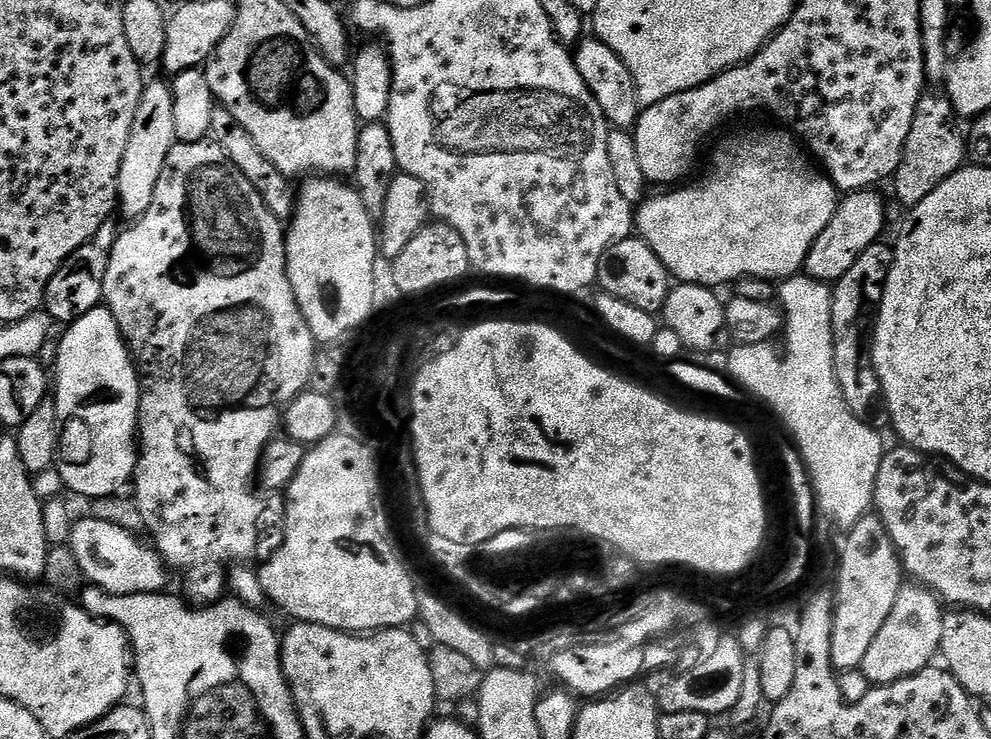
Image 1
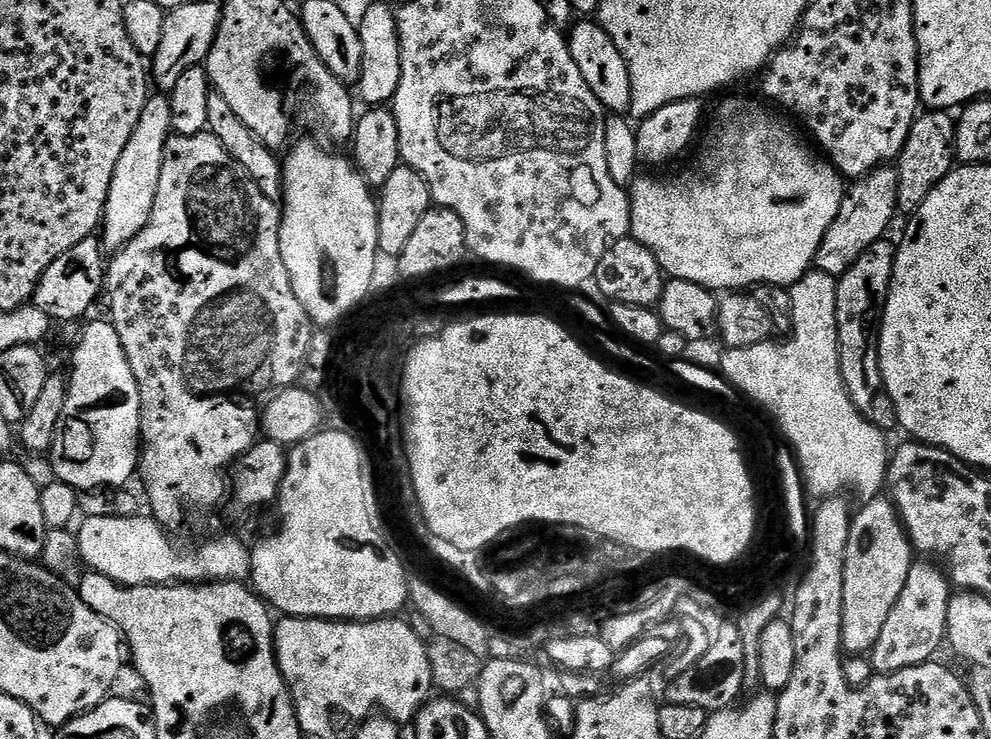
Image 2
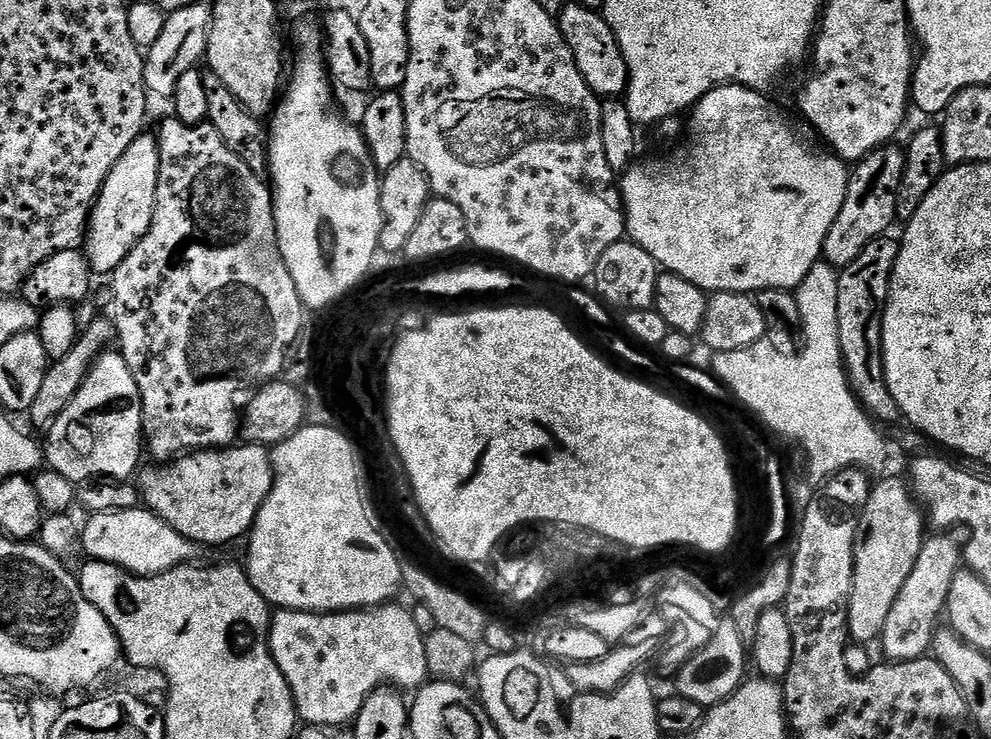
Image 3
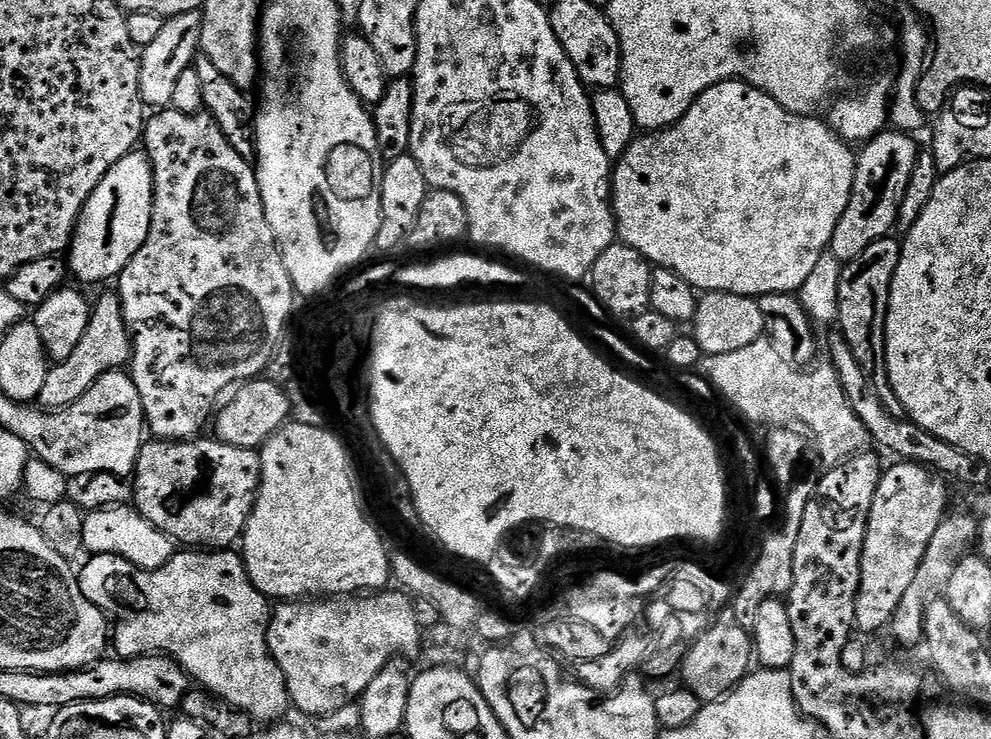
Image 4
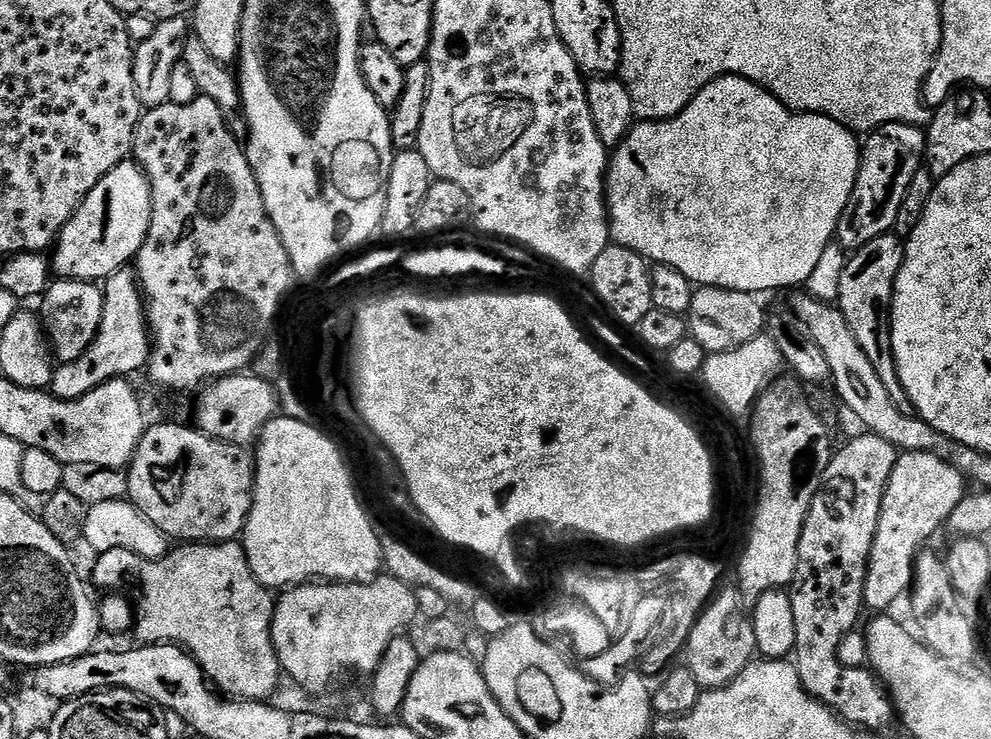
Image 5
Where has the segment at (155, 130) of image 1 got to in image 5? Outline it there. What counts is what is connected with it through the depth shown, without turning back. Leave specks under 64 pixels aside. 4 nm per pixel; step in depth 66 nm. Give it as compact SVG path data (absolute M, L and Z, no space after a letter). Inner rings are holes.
M125 162L114 166L90 194L78 206L78 210L66 222L66 226L56 238L54 251L50 256L52 271L57 277L66 280L90 280L103 282L119 268L127 268L135 261L140 247L146 242L152 221L152 191L144 171L135 162Z

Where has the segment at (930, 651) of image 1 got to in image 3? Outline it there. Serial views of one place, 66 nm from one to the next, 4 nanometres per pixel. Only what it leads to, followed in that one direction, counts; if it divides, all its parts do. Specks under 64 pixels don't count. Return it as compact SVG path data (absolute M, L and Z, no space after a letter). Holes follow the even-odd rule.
M967 528L940 530L932 535L925 539L918 562L914 562L914 570L910 570L910 578L906 578L906 586L902 586L902 594L894 598L894 607L880 632L878 647L884 651L888 662L907 664L910 660L923 660L929 655L932 639L941 627L948 607L950 582L954 582L962 570L964 548L969 538Z

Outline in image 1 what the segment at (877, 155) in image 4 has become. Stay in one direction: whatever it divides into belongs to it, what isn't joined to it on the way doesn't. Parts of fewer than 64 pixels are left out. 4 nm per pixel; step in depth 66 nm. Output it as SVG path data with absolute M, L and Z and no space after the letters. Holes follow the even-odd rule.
M867 188L861 192L847 193L836 208L834 218L818 234L814 246L810 246L810 254L804 259L803 271L812 280L821 280L829 286L835 285L842 274L847 274L854 267L854 262L862 254L862 250L877 243L884 232L884 223L888 220L888 212L884 209L884 200L879 191Z

